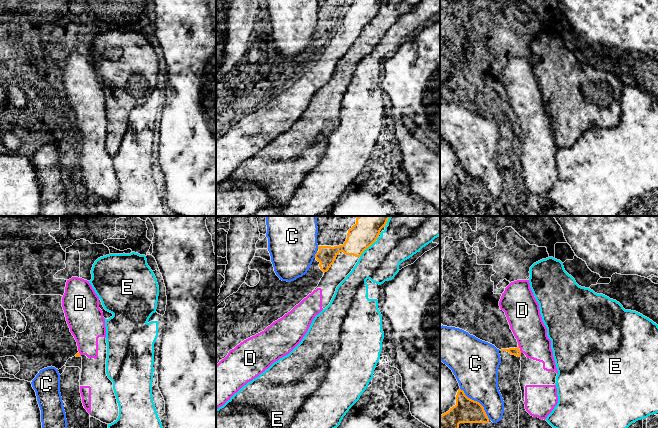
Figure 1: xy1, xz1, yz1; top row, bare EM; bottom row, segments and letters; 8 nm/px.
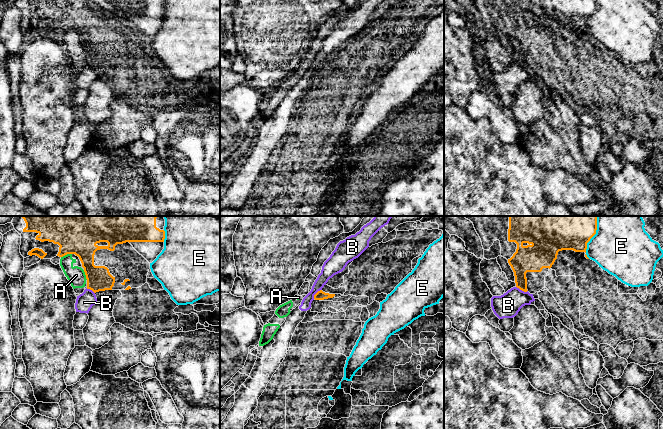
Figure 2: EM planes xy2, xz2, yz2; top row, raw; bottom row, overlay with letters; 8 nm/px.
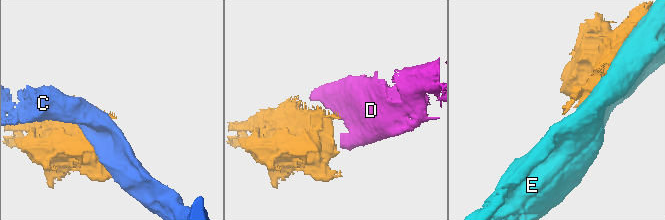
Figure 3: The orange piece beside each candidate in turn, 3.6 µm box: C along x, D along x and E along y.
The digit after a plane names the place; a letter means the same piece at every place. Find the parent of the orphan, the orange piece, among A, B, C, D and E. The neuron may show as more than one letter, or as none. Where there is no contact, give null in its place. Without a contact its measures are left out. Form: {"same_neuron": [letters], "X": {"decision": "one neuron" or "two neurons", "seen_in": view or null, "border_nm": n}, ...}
{"same_neuron": ["D"], "A": {"decision": "two neurons", "seen_in": "xy2", "border_nm": 90}, "B": {"decision": "two neurons", "seen_in": "yz2", "border_nm": 100}, "C": {"decision": "two neurons", "seen_in": "yz1", "border_nm": 340}, "D": {"decision": "one neuron", "seen_in": "yz1", "border_nm": 30}, "E": {"decision": "two neurons", "seen_in": "yz2", "border_nm": 260}}

